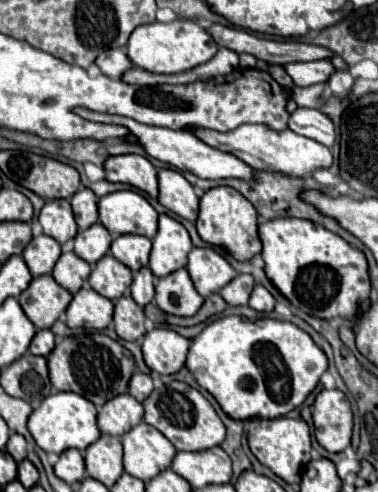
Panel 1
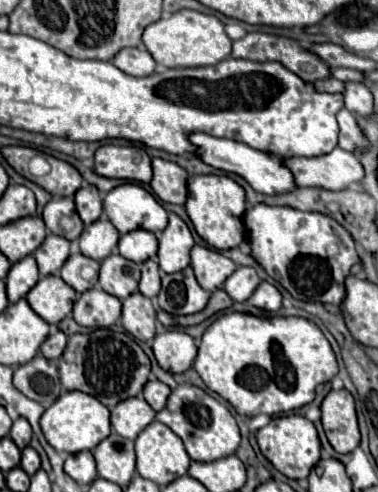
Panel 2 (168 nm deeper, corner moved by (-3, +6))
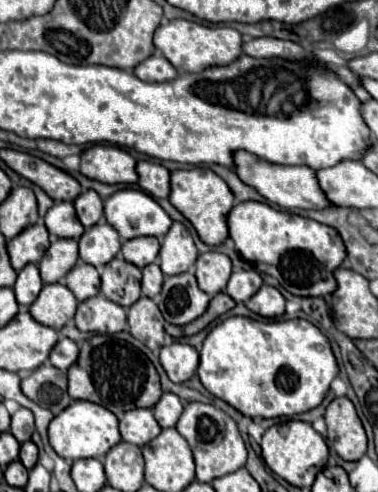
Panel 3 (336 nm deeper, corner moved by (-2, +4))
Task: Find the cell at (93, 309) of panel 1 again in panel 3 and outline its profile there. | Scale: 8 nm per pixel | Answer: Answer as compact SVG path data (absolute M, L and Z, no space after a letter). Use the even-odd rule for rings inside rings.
M99 294L79 304L77 314L75 314L75 324L81 332L115 334L115 332L125 330L127 312L123 306Z

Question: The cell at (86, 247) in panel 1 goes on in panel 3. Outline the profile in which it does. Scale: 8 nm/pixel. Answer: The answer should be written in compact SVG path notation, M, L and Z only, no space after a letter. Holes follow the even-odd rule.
M99 222L83 232L79 238L79 256L83 262L99 268L117 256L121 250L121 240L115 228L107 222Z

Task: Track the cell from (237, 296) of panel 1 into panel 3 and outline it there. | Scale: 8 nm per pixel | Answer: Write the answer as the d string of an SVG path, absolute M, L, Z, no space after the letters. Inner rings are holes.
M237 270L231 274L231 280L225 288L225 292L235 300L235 302L247 302L259 288L261 288L263 280L259 276L259 272L255 270Z

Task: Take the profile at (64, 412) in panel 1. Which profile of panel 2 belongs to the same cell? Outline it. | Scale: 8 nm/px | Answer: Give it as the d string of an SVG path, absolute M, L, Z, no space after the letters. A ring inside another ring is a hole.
M72 390L72 392L60 394L56 398L56 402L50 408L46 408L46 412L40 418L40 428L42 428L48 444L56 452L72 454L72 452L92 450L100 440L104 440L110 434L110 412L94 396Z

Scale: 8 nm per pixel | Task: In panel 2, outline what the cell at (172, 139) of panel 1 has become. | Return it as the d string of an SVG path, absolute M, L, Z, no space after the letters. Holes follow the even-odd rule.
M192 132L188 136L188 140L196 148L194 156L198 156L204 164L208 164L212 168L218 168L218 170L224 170L224 172L232 172L232 174L242 176L256 192L282 194L284 190L294 190L296 188L292 172L282 164L282 158L276 158L276 156L272 156L268 152L254 150L254 148L242 144L242 142L228 140L228 138L216 138L216 136L210 136L210 134L204 134L204 132Z

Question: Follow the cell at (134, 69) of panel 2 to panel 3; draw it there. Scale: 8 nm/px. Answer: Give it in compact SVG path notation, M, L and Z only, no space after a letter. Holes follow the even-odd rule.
M153 54L151 58L143 60L139 66L135 66L133 72L145 82L167 82L177 76L177 70L173 68L173 64L161 54Z

